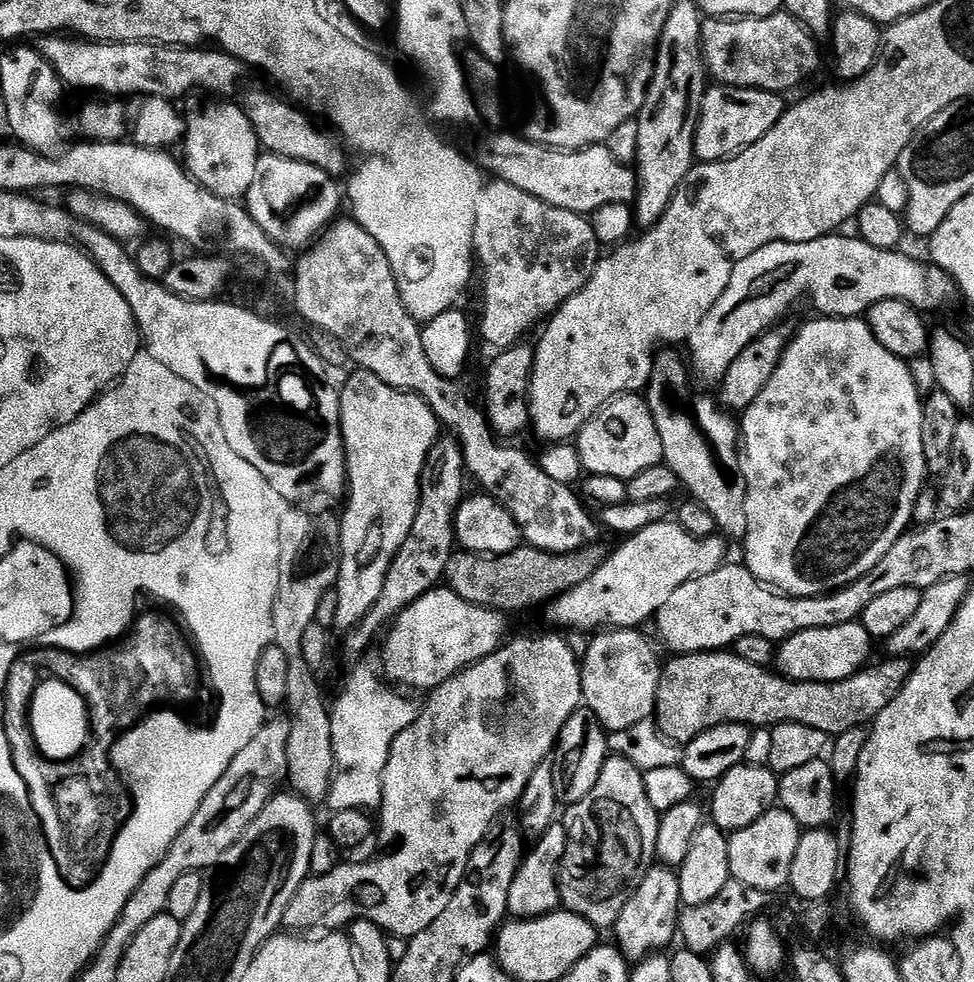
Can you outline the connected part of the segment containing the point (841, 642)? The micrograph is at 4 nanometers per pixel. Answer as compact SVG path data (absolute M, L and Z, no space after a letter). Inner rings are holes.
M860 622L802 630L779 641L775 649L774 668L785 680L842 682L869 663L872 644L874 638Z

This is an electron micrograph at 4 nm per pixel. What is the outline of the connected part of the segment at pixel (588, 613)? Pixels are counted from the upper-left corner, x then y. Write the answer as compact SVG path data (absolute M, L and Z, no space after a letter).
M676 522L646 526L623 541L624 545L612 557L601 559L600 565L574 590L562 593L551 601L552 620L564 630L639 629L653 619L670 594L686 582L699 576L714 574L724 567L728 548L725 537L713 534L696 539Z

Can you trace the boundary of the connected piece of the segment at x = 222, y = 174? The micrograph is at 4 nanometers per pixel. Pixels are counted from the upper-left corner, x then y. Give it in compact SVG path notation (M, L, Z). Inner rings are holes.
M213 100L202 108L194 109L185 117L185 137L182 141L184 148L184 165L189 176L198 181L203 188L208 189L215 196L224 200L243 199L254 180L254 172L262 149L257 142L253 127L250 126L249 118L241 105L230 103L230 100Z

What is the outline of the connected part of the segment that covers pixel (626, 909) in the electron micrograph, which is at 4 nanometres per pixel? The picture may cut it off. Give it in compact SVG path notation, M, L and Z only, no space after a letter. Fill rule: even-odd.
M653 866L646 878L642 878L642 886L634 890L632 897L618 914L614 925L615 947L620 949L625 960L629 962L639 962L647 956L663 953L664 947L672 939L677 939L681 911L679 875L671 868Z

